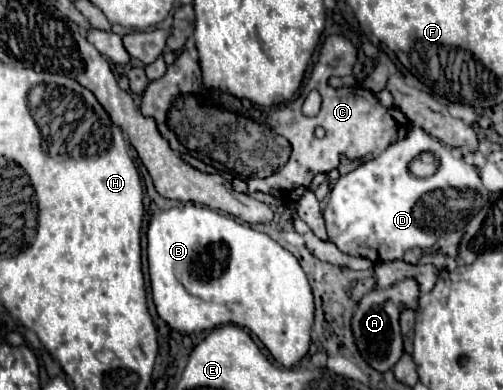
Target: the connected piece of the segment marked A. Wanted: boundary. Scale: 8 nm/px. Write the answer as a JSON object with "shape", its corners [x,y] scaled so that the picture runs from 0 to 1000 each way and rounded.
{"shape":[[[819,713],[787,723],[771,744],[748,738],[732,749],[728,759],[720,759],[700,810],[700,856],[704,856],[708,892],[732,938],[763,959],[795,923],[803,897],[799,897],[799,856],[791,836],[791,810],[803,790],[827,790],[827,785],[831,785],[831,728]]]}

